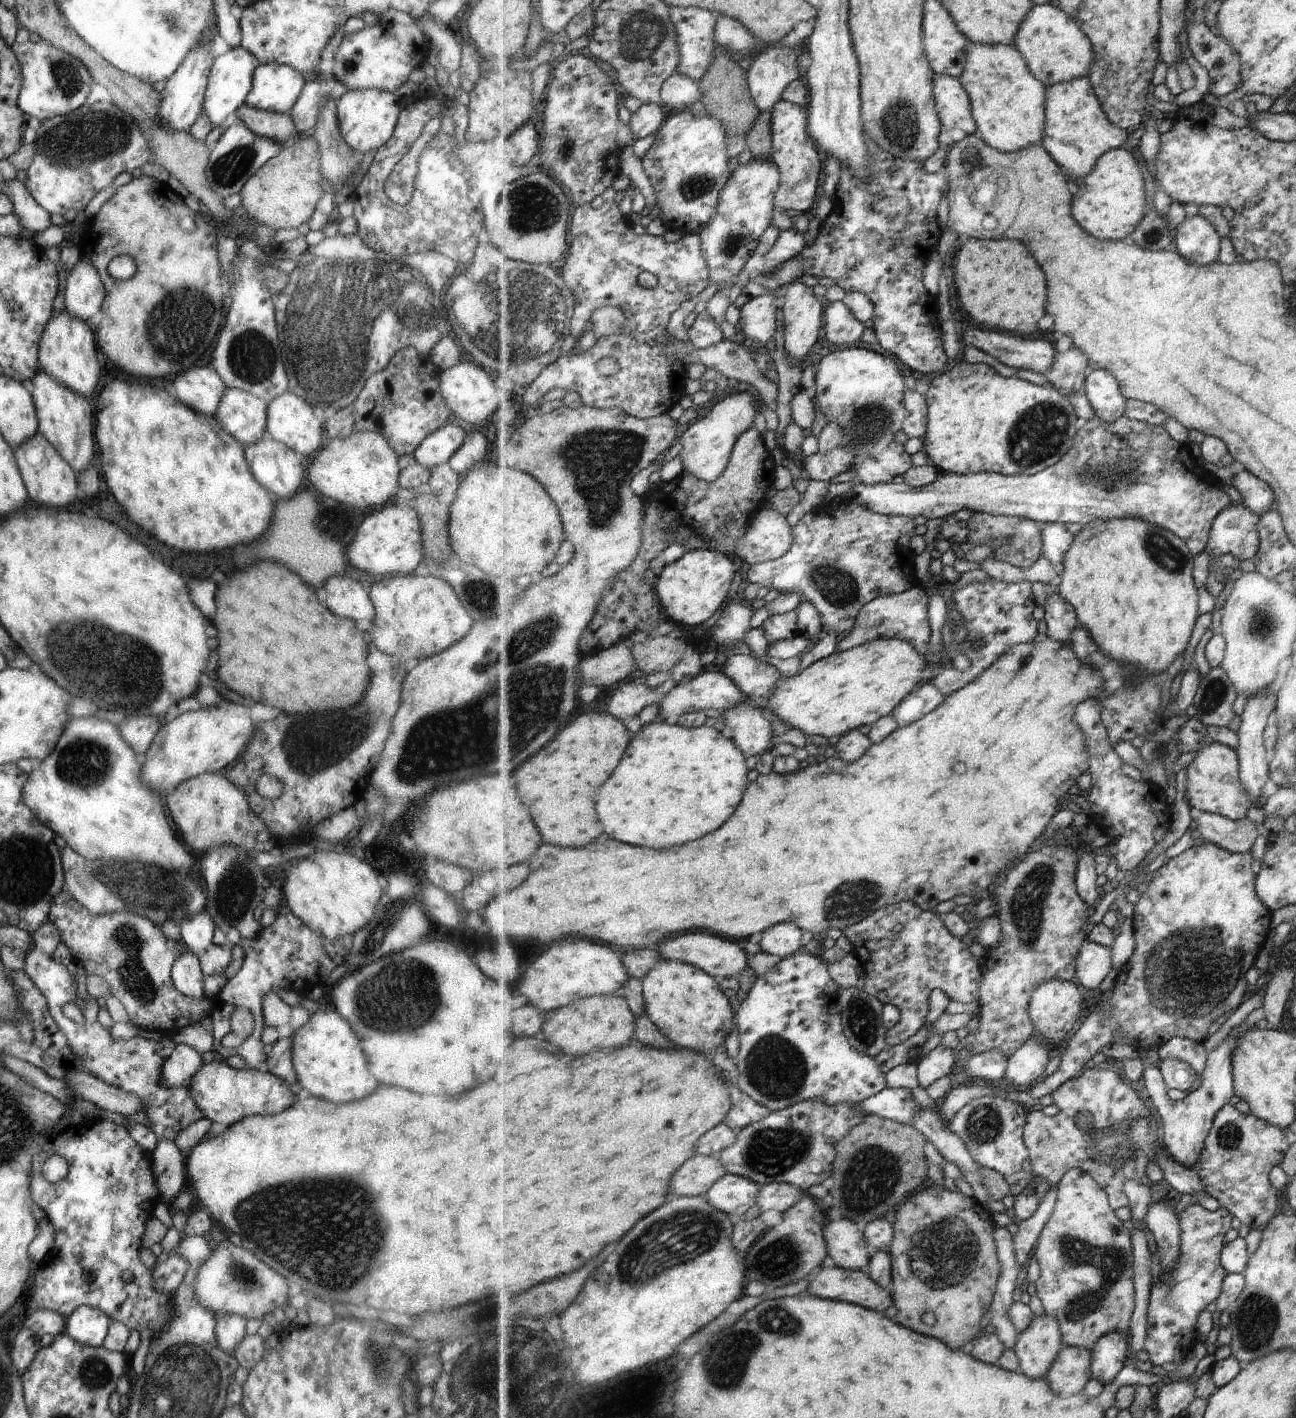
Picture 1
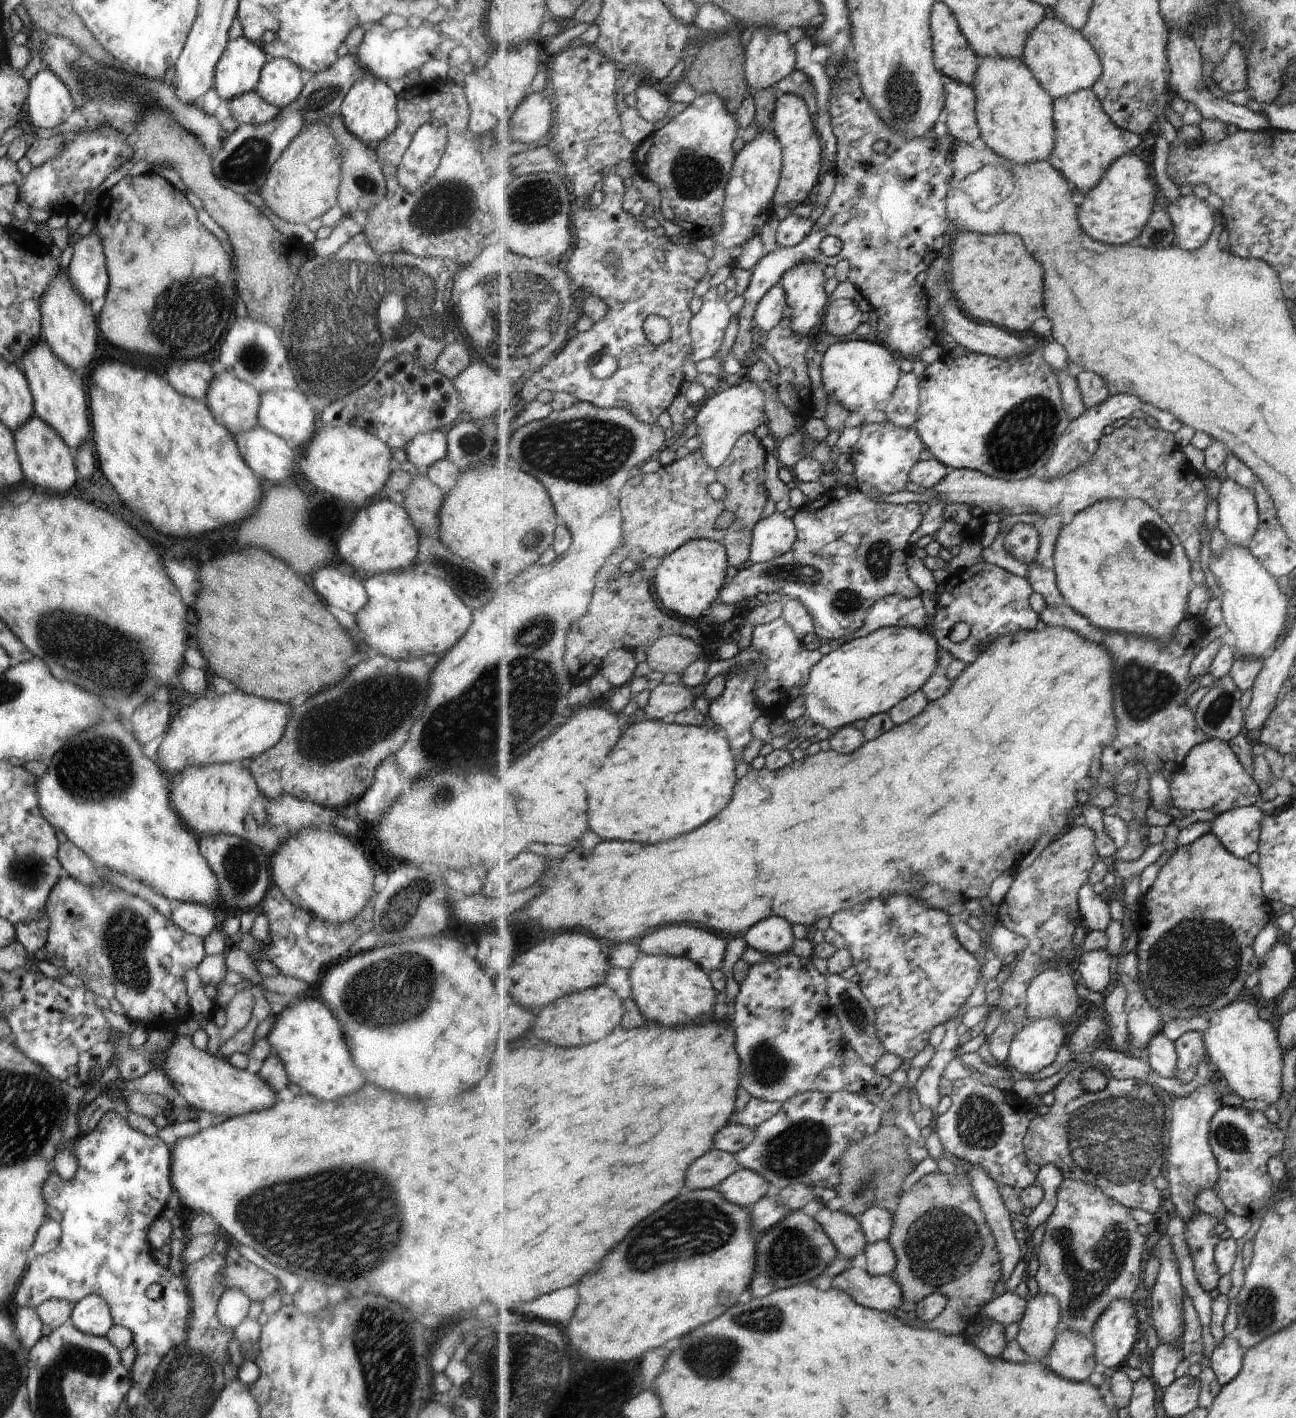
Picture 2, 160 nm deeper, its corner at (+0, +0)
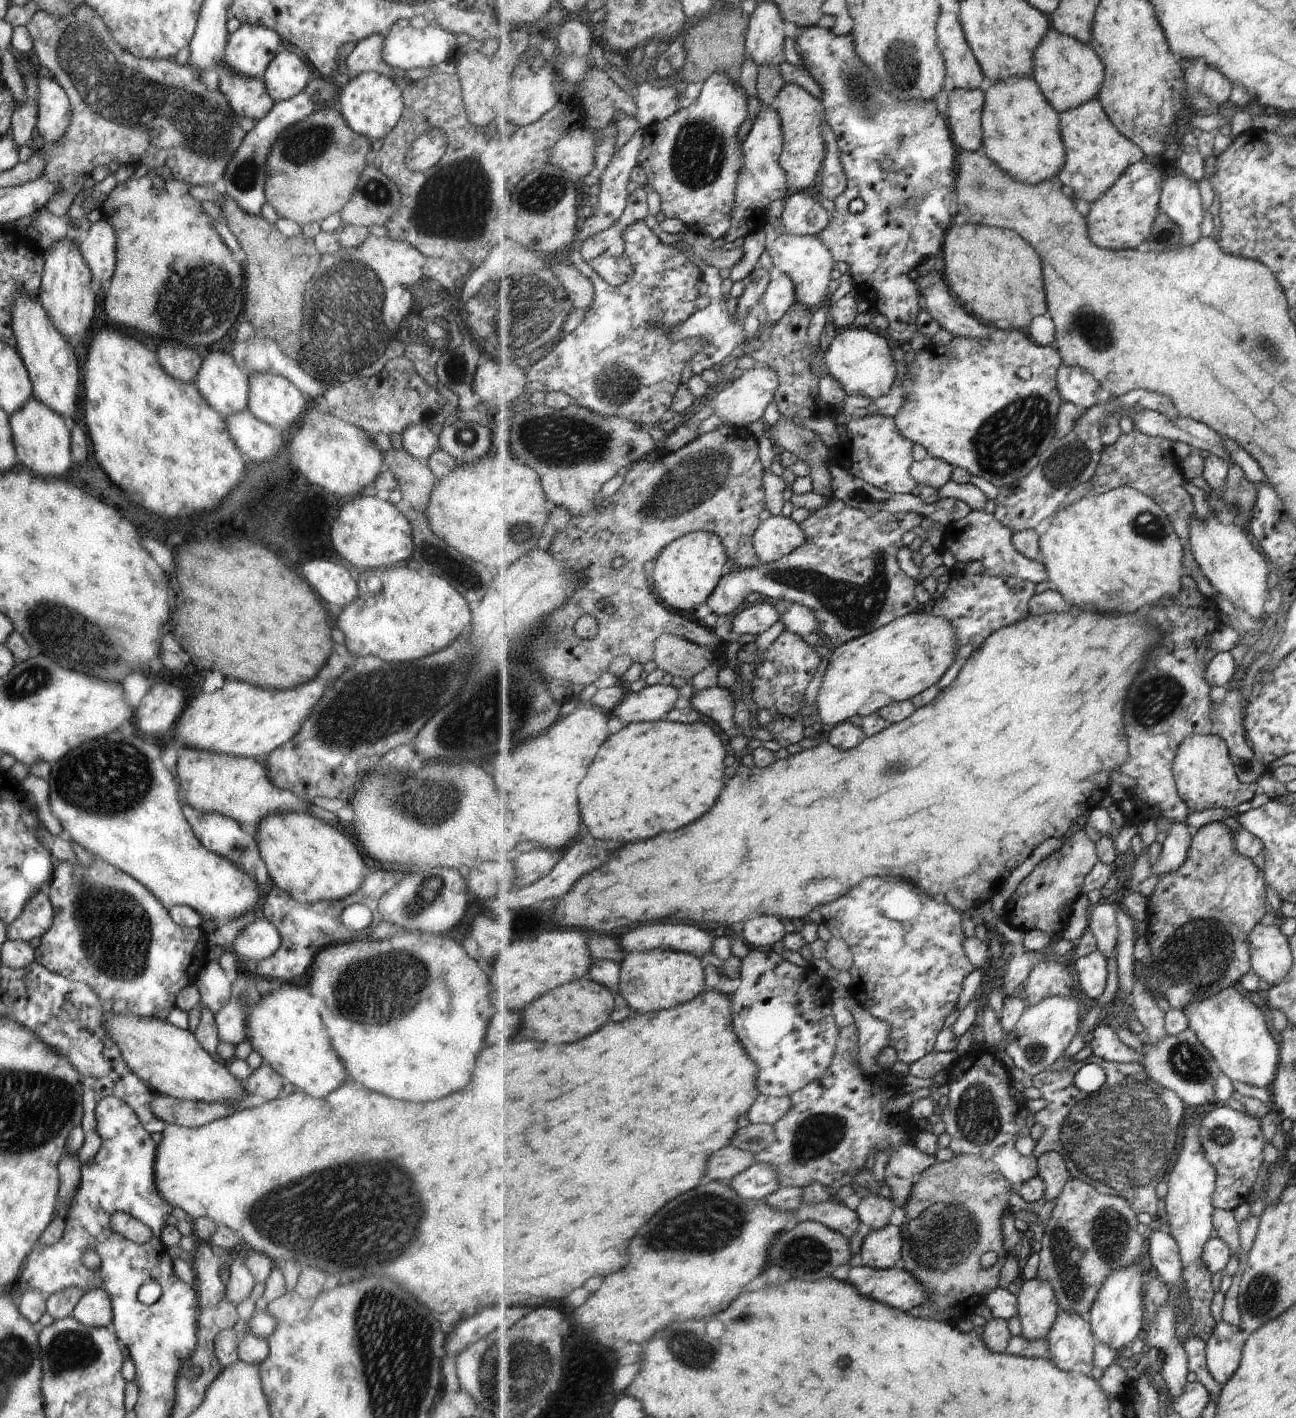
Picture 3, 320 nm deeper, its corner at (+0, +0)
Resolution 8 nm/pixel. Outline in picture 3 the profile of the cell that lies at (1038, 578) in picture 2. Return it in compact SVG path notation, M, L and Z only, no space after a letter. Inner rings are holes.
M973 510L966 519L956 522L948 528L944 545L956 556L959 562L982 562L986 568L984 572L988 576L1006 576L1008 574L1008 576L1034 582L1036 585L1052 582L1048 566L1021 554L1015 548L1014 536L1013 531L1008 526L1004 526L992 512Z

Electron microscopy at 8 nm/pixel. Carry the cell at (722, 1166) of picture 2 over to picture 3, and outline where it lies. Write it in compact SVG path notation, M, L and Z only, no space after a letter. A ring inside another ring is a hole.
M728 1146L718 1151L710 1160L708 1180L732 1180L757 1164L756 1154Z

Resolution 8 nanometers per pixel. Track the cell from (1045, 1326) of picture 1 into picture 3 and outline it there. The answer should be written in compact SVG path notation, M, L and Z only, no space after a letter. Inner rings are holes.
M1038 1277L1020 1280L1020 1320L1028 1340L1049 1340L1061 1315L1061 1305L1054 1286Z

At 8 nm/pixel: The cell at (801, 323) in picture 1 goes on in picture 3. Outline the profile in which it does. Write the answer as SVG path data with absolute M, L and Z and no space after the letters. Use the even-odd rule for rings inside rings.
M770 217L766 224L765 232L768 238L769 254L774 262L777 273L784 273L796 286L798 304L804 304L808 310L814 306L820 306L830 295L830 284L832 284L832 272L837 266L833 253L826 244L814 236L786 236L786 226L779 218Z

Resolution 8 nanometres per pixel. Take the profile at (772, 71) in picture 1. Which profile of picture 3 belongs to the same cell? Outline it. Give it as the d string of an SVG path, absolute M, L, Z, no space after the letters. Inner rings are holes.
M762 2L751 15L751 28L747 40L747 53L759 68L782 67L787 62L786 33L788 22L774 2Z

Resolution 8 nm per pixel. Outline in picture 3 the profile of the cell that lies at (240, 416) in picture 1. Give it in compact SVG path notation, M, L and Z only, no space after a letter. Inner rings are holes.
M226 351L206 353L194 384L224 418L233 412L249 410L249 375Z

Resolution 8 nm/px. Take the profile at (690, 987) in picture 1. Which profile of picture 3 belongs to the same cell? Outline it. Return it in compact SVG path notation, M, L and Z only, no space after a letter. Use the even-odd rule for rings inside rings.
M658 949L650 952L632 952L622 965L622 992L639 1013L665 1011L693 1002L709 991L706 965L696 954Z

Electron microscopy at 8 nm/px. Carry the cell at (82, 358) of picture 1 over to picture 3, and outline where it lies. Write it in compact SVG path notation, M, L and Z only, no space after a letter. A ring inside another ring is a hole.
M67 237L54 241L43 248L44 266L38 300L46 309L52 324L58 328L62 336L72 343L78 336L80 340L84 334L88 334L92 316L94 316L94 290L92 290L92 274L86 264L86 260L78 250L78 244L74 244Z

